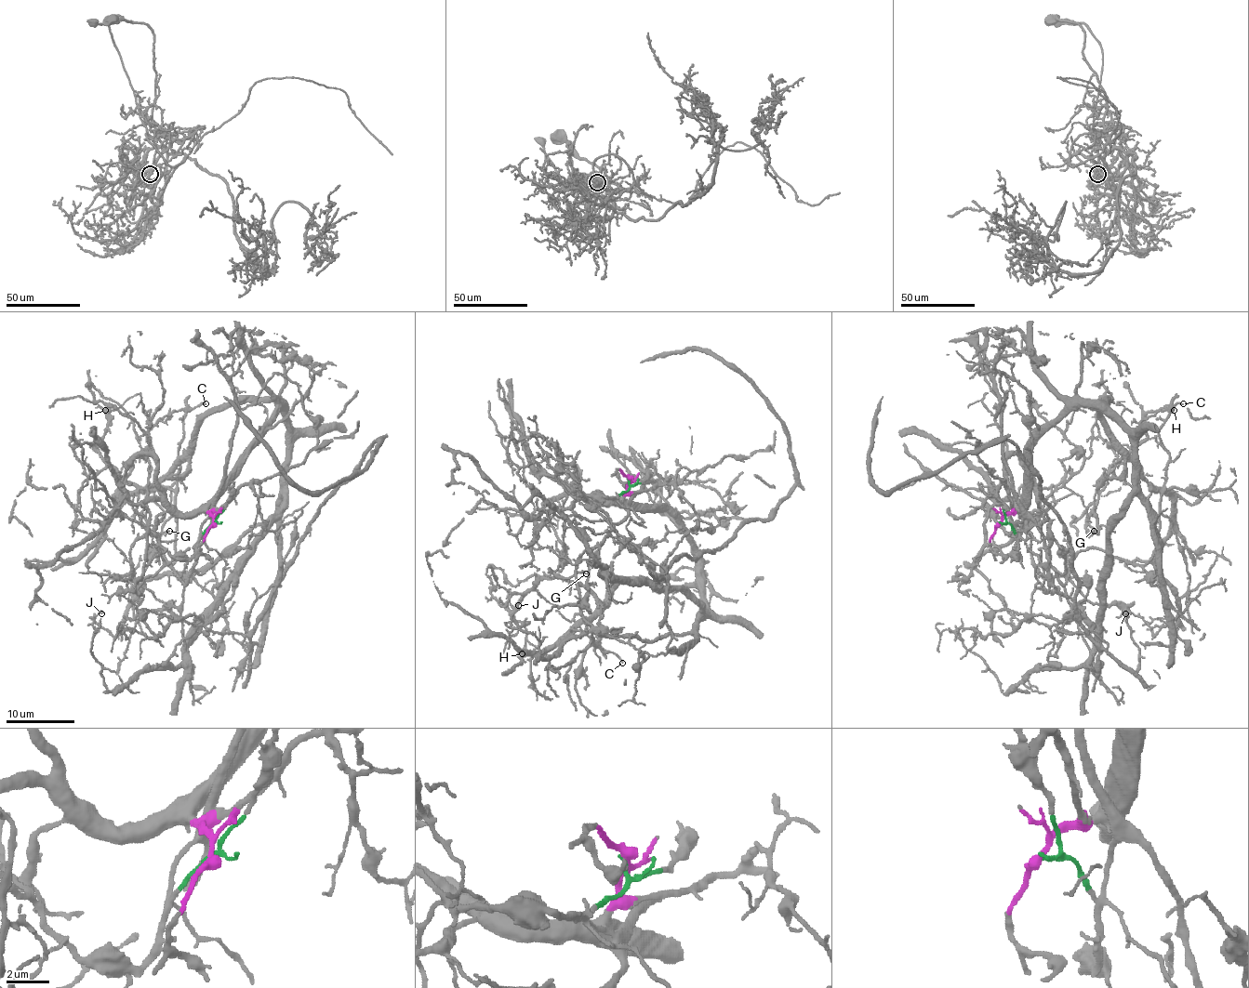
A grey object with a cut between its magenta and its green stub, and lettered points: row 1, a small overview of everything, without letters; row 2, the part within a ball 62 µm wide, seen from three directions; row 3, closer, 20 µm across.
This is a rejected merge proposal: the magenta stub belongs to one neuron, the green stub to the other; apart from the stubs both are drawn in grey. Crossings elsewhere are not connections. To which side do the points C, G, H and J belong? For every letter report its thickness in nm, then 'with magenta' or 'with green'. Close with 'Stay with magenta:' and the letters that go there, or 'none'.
C: calibre 130 nm; with green
G: calibre 180 nm; with magenta
H: calibre 160 nm; with magenta
J: calibre 200 nm; with magenta
Stay with magenta: G, H, J

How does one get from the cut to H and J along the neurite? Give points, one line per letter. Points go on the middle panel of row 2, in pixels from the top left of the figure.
H: (629, 480), (627, 500), (682, 526), (696, 581), (623, 581), (602, 603), (543, 577), (514, 613), (521, 654)
J: (629, 480), (623, 497), (661, 504), (696, 550), (688, 632), (582, 632), (543, 657), (517, 604)

